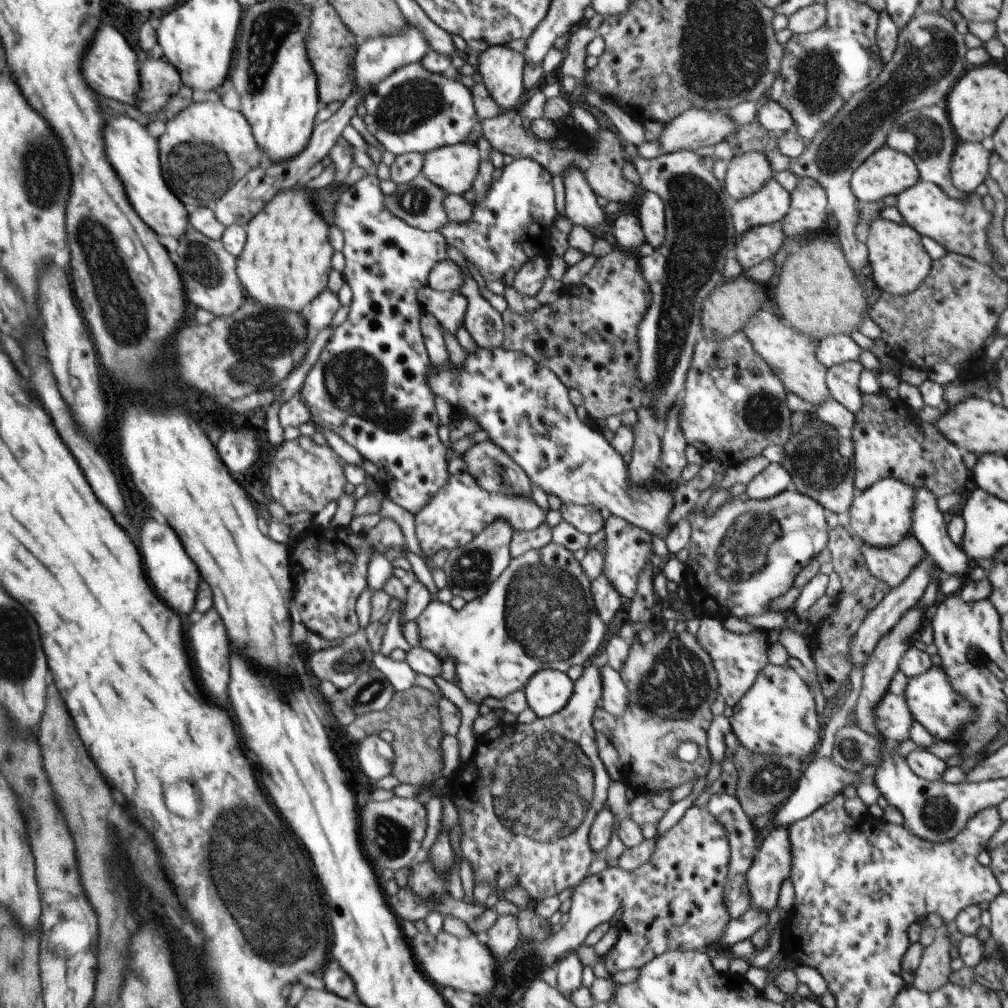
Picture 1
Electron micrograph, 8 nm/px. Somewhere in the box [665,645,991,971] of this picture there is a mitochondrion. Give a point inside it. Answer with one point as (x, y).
(940, 816)

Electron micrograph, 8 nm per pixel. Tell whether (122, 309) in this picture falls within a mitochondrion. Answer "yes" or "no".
yes

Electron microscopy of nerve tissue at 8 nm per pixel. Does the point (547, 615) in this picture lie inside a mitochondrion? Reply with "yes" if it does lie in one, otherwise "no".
yes

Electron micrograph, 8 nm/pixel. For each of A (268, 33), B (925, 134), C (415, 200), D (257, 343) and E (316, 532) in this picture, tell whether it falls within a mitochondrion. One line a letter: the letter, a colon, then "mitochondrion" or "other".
A: mitochondrion
B: mitochondrion
C: mitochondrion
D: mitochondrion
E: other

